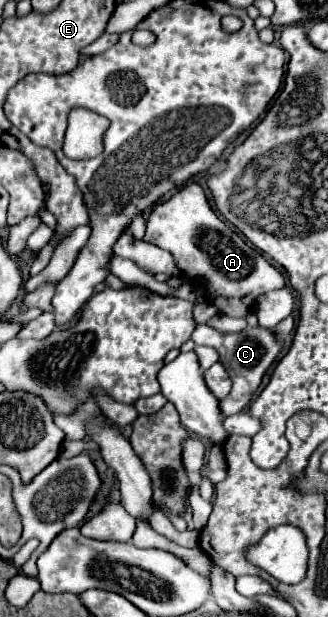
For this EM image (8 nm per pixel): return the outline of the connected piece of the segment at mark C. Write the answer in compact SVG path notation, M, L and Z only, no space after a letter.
M198 325L194 335L192 335L192 341L196 345L208 345L208 347L216 349L218 355L220 355L220 361L224 363L224 367L230 369L232 391L224 401L220 401L220 407L222 407L224 415L240 413L250 405L250 401L252 401L254 393L258 391L258 385L260 385L266 369L272 365L272 361L276 359L276 355L282 349L282 343L284 343L272 329L266 329L262 325L246 327L240 333L226 333L226 335L212 329L210 325Z

